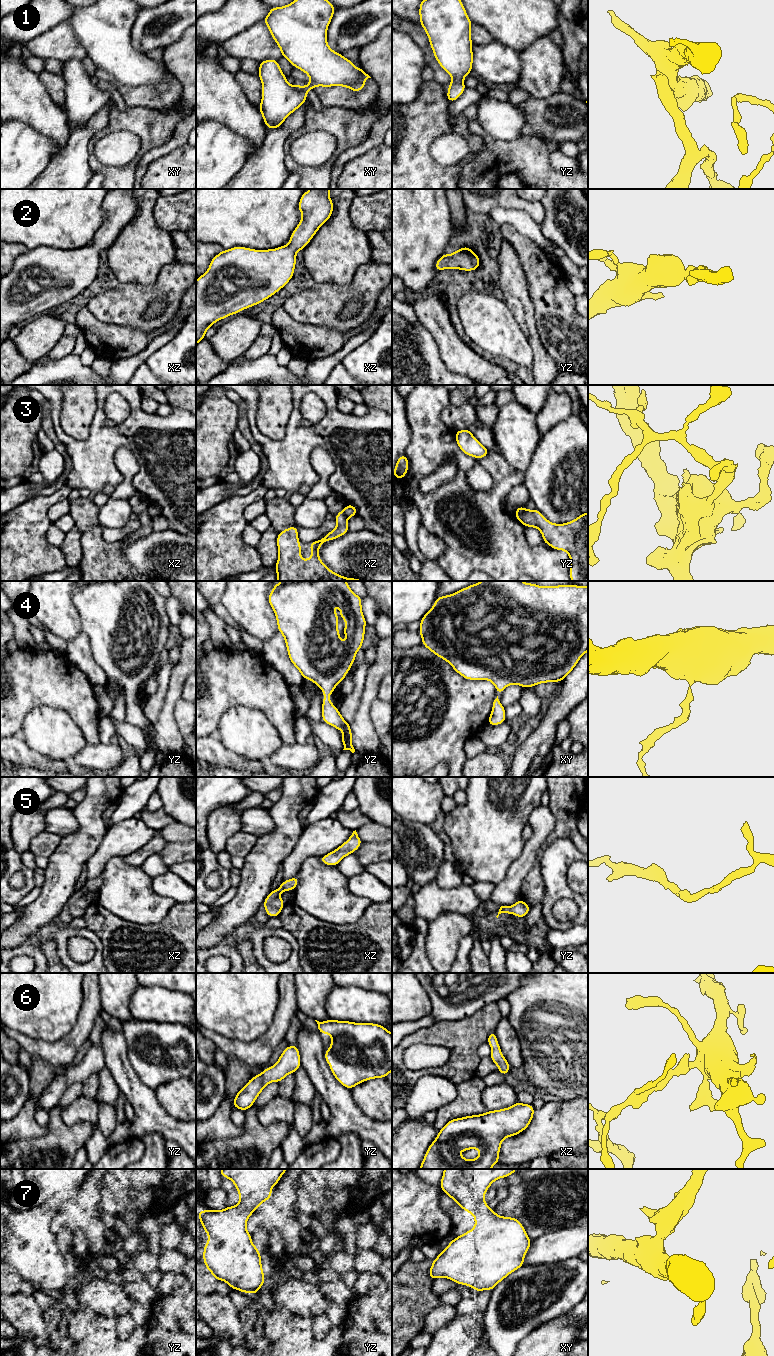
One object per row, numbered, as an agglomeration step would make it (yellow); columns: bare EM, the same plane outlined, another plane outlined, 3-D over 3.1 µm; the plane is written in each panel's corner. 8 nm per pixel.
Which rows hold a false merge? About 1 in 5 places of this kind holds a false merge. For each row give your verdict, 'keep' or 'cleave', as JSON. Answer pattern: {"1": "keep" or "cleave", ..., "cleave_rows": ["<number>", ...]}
{"1": "keep", "2": "keep", "3": "cleave", "4": "keep", "5": "keep", "6": "keep", "7": "keep", "cleave_rows": ["3"]}

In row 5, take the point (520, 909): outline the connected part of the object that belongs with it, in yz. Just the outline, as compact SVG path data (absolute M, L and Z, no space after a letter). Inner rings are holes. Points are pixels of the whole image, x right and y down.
M519 899L514 905L508 907L508 906L501 906L498 912L498 916L501 913L504 914L513 914L517 916L518 918L524 918L530 911L531 907L522 899Z

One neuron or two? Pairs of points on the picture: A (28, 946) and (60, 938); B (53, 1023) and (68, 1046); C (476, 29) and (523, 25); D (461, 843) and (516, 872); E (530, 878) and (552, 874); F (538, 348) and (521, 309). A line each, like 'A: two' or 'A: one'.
A: one
B: two
C: two
D: two
E: two
F: one

